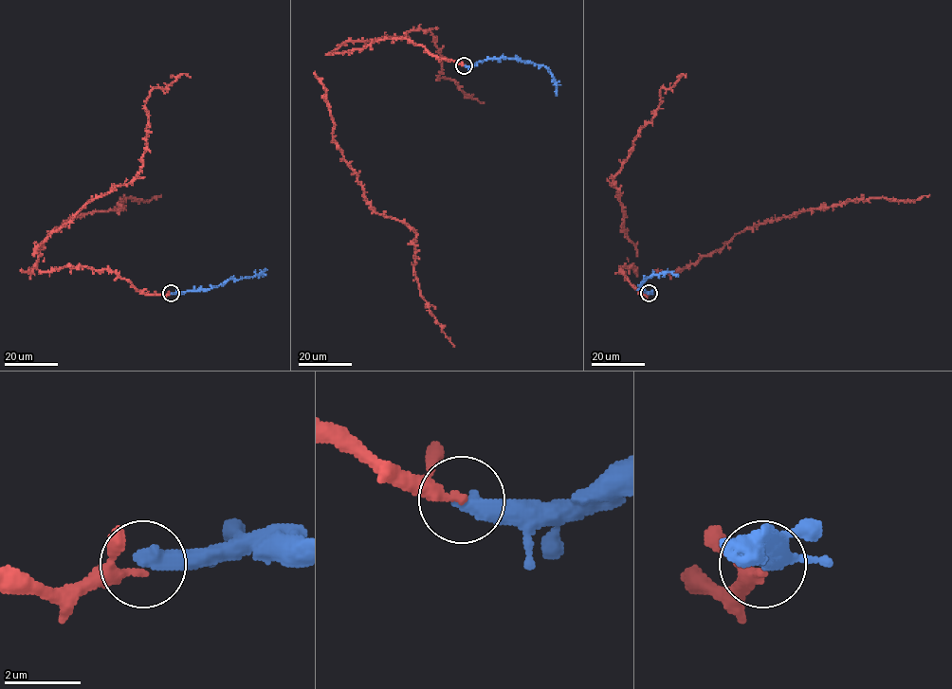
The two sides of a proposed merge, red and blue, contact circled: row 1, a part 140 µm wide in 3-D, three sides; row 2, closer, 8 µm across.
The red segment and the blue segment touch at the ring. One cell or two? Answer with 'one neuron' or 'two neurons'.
one neuron

